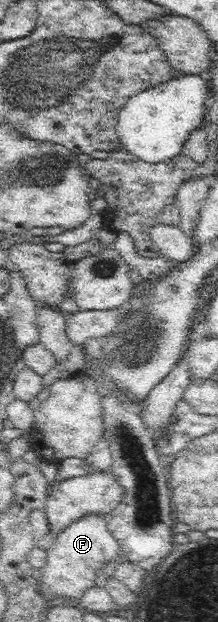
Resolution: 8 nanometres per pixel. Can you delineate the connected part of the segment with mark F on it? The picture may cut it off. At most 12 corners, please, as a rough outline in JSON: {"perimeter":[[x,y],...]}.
{"perimeter":[[85,514],[45,543],[40,594],[82,598],[118,541]]}

